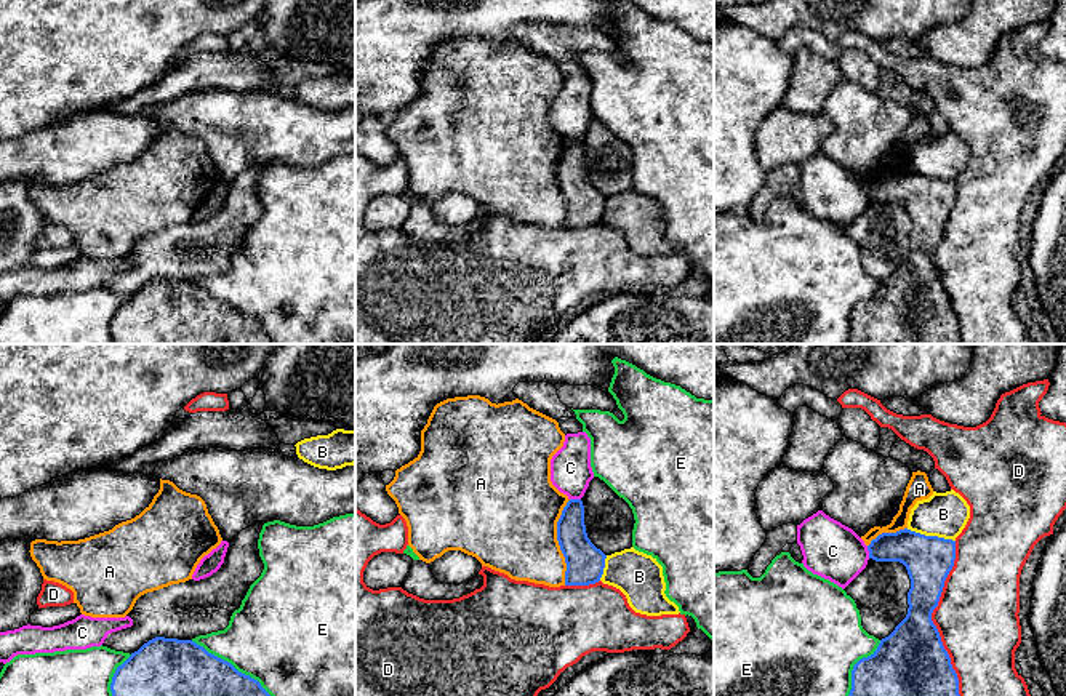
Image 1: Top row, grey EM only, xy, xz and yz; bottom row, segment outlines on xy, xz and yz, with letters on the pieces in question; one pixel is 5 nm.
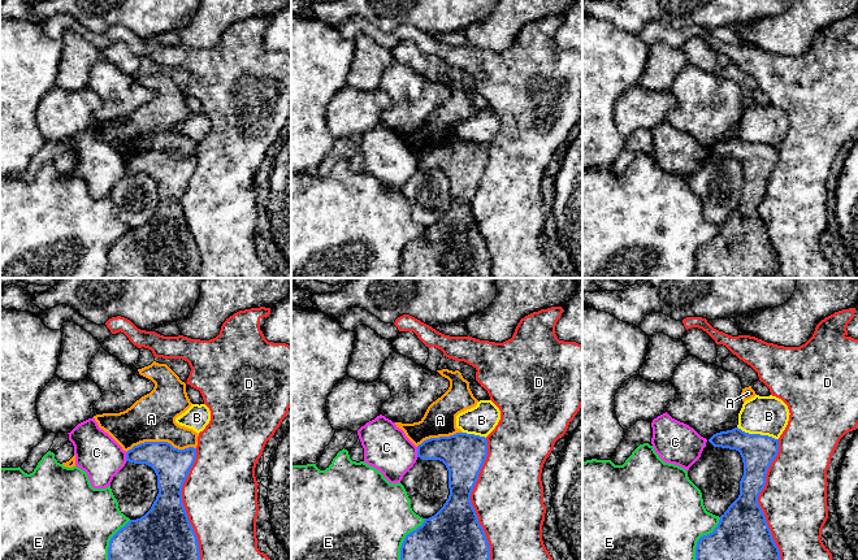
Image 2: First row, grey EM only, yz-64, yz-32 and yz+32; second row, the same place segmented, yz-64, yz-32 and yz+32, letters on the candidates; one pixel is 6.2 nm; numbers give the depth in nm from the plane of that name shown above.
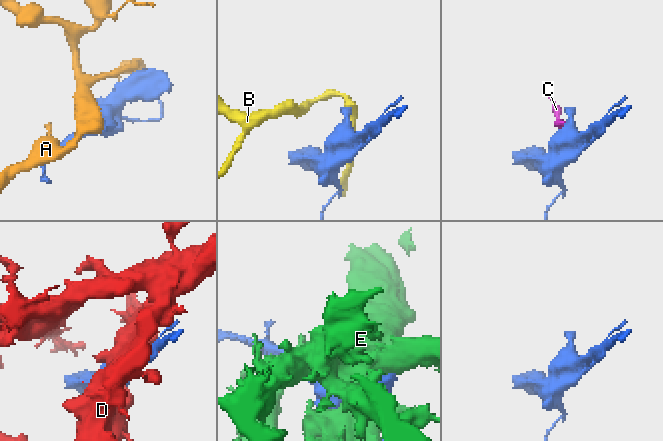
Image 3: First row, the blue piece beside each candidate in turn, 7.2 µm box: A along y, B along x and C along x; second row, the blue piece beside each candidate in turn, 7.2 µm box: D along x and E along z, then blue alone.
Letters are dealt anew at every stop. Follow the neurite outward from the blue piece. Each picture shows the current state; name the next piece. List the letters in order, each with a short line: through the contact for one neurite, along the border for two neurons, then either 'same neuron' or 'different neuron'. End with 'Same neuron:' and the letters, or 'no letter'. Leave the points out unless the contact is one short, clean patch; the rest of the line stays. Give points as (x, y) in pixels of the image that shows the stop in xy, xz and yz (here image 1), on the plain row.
A: different neuron
B: line yz (906, 170), (954, 183); different neuron
C: line yz (866, 188), (869, 199); different neuron
D: different neuron
E: different neuron
Same neuron: no letter

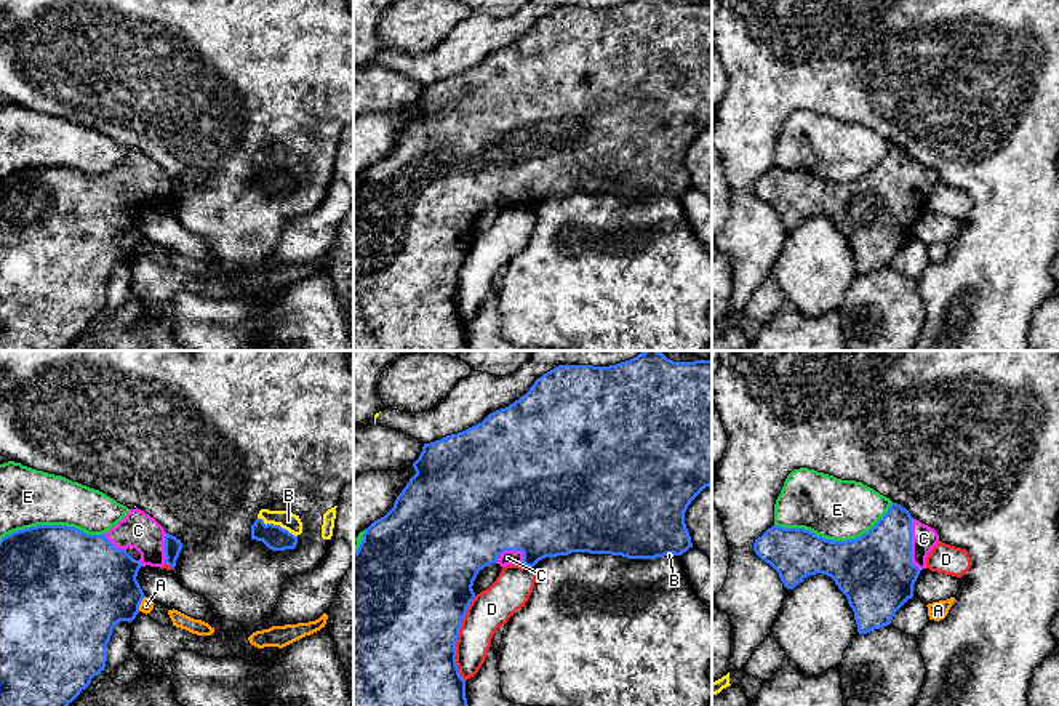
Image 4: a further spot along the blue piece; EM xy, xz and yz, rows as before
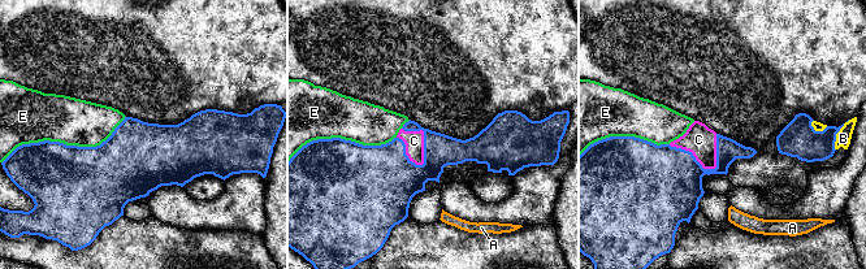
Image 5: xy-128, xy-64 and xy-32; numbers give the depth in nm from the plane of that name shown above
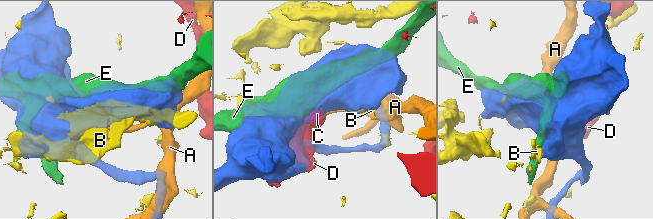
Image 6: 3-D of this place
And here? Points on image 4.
A: different neuron
B: different neuron
C: line yz (875, 213), (903, 186), (911, 186), (923, 180); same neuron
D: different neuron
E: different neuron
Same neuron: C

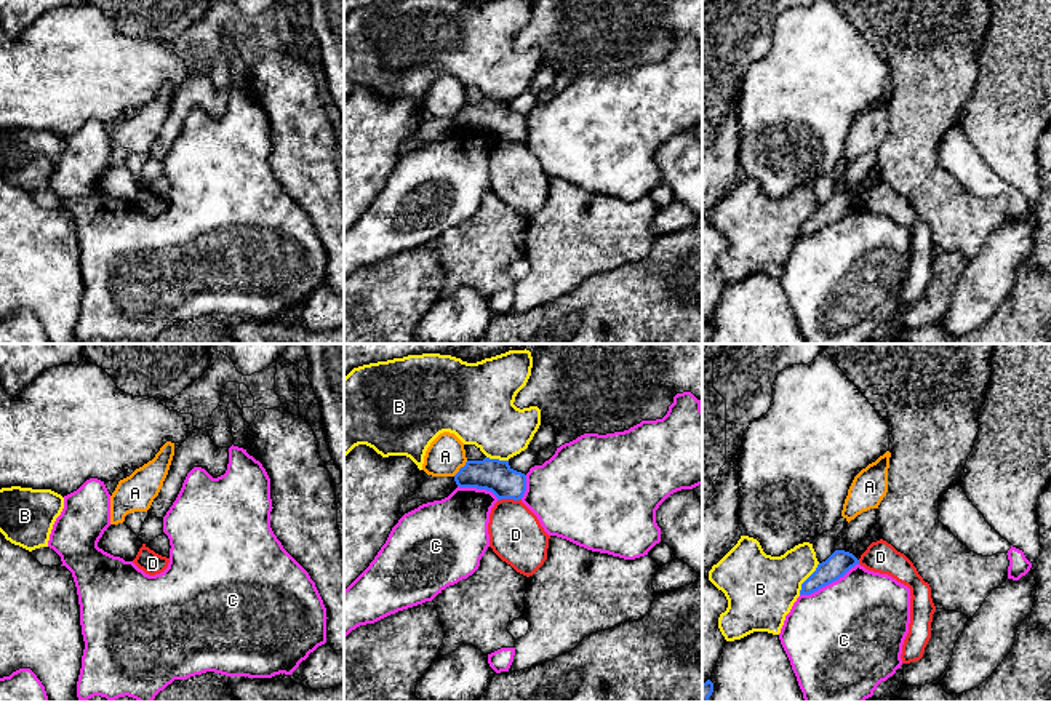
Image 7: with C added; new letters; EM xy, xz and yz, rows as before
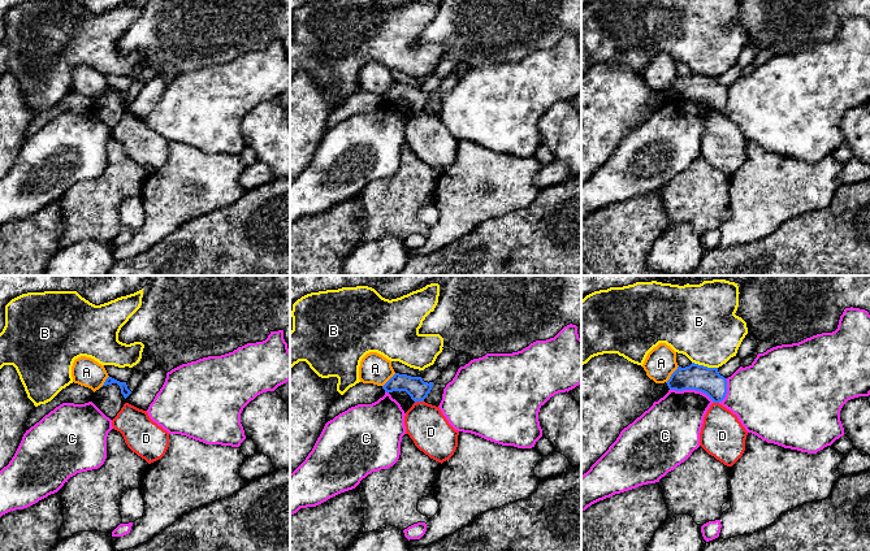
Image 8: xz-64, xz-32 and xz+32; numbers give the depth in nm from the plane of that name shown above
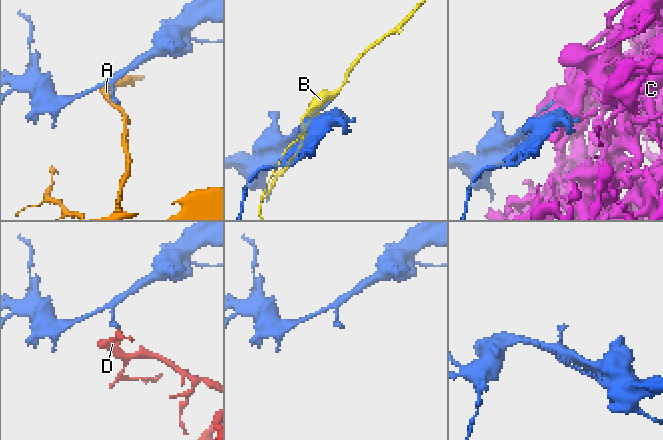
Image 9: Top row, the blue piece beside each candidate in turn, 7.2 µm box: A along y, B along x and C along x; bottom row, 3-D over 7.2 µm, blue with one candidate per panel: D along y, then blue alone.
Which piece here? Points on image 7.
A: different neuron
B: different neuron
C: different neuron
D: line xz (520, 139), (498, 143); different neuron
Same neuron: no letter

